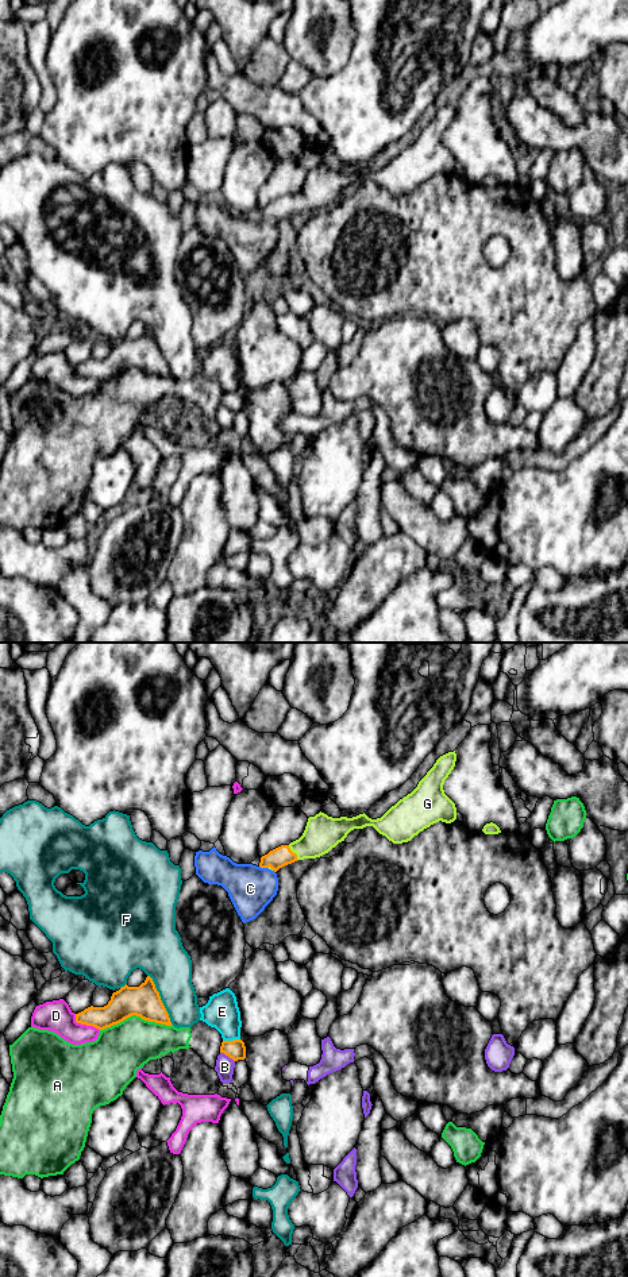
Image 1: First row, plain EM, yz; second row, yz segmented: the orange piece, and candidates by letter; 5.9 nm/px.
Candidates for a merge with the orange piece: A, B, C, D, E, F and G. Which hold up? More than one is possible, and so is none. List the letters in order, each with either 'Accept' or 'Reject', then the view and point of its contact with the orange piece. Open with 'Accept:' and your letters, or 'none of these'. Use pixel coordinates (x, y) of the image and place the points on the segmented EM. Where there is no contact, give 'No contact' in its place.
Accept: G
A: Reject. Touches orange at yz (135, 1014)
B: Reject. Touches orange at yz (227, 1054)
C: Reject. Touches orange at yz (264, 867)
D: Reject. Touches orange at yz (84, 1023)
E: Reject. Touches orange at yz (231, 1041)
F: Reject. Touches orange at yz (161, 1000)
G: Accept. Touches orange at yz (292, 852)

